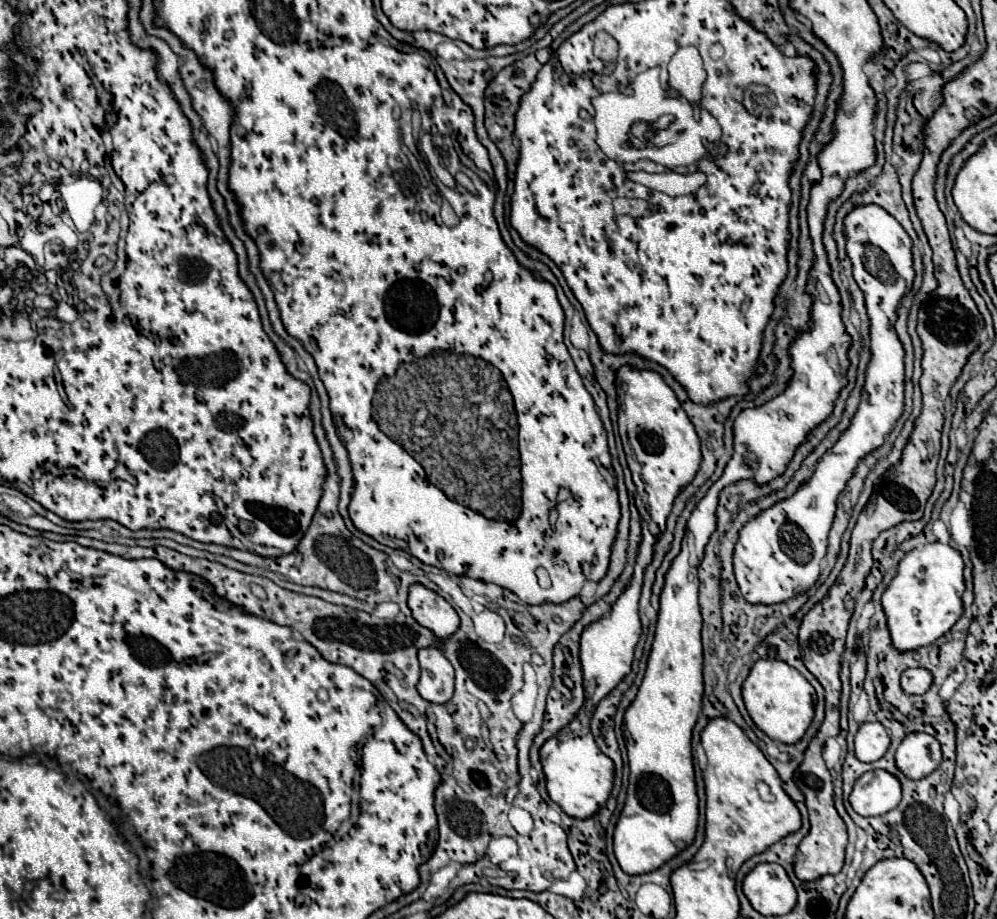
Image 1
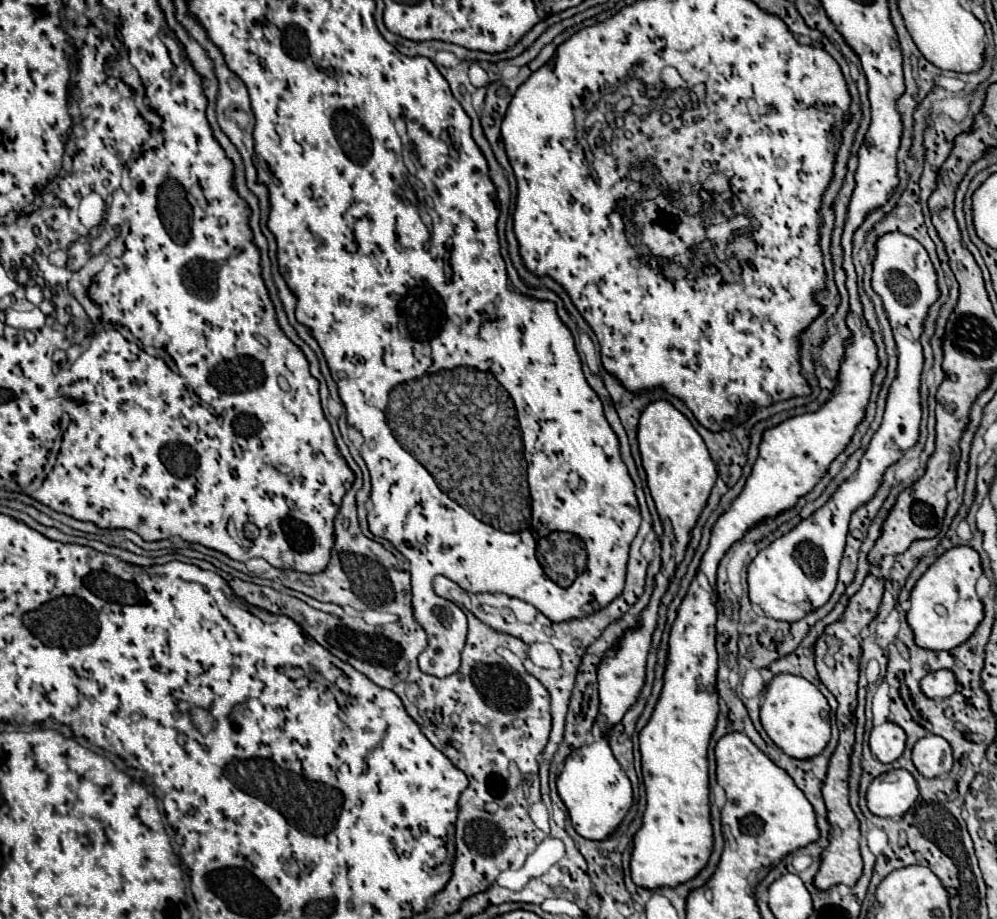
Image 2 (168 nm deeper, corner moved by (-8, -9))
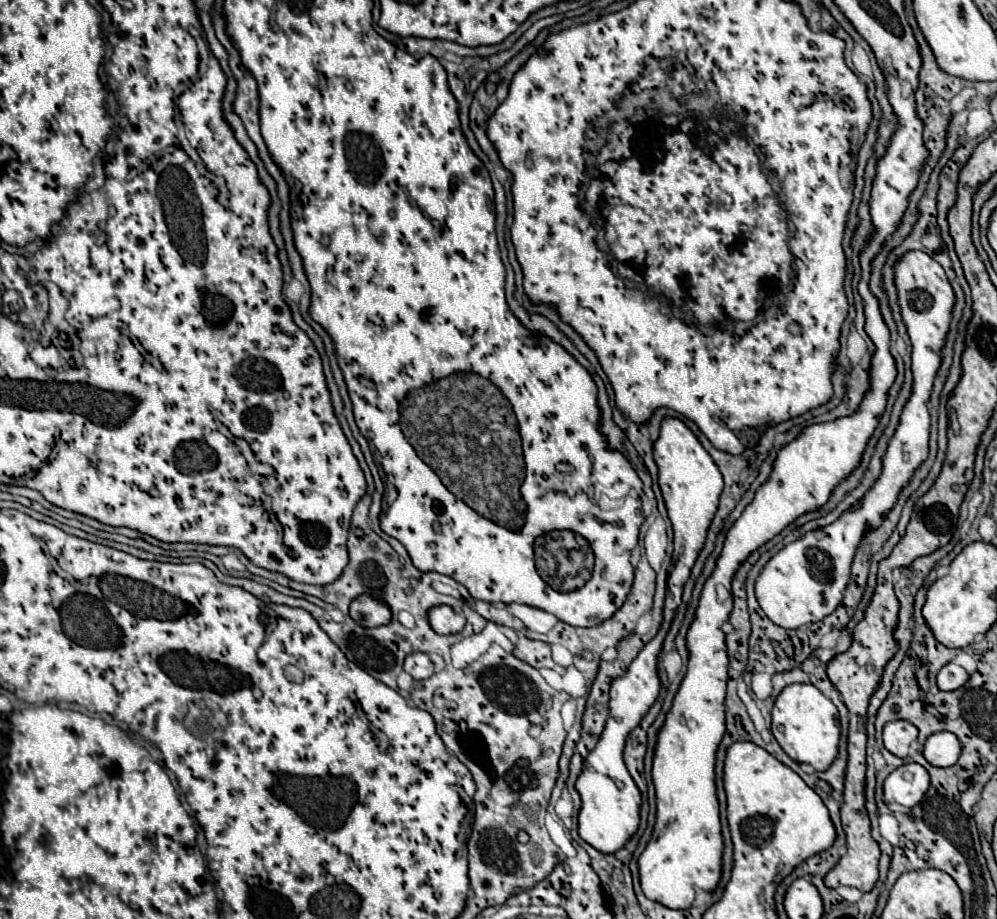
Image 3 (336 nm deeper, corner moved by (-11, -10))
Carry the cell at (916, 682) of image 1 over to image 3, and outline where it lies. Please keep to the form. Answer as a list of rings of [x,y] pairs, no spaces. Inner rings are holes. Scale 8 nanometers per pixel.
[[[947,663],[937,675],[937,687],[941,691],[955,691],[955,689],[963,687],[967,683],[967,679],[969,679],[969,675],[963,667],[959,667],[955,663]]]

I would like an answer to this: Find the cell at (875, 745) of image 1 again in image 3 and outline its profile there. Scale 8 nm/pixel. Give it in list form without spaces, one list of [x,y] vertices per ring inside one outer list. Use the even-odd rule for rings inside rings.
[[[891,721],[883,729],[883,743],[895,757],[907,757],[909,745],[917,739],[917,729],[907,721]]]

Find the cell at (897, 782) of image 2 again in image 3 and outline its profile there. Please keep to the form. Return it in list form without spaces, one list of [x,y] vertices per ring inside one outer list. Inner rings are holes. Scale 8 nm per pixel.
[[[909,763],[909,765],[897,767],[885,779],[883,797],[885,797],[885,803],[899,803],[905,807],[915,807],[927,789],[929,789],[927,771],[917,763]]]

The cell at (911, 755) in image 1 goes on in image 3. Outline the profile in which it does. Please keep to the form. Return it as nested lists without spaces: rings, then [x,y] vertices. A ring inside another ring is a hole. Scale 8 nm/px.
[[[941,731],[941,733],[933,733],[923,749],[925,759],[933,765],[933,767],[953,767],[959,759],[961,753],[961,743],[955,735],[951,735],[949,731]]]

